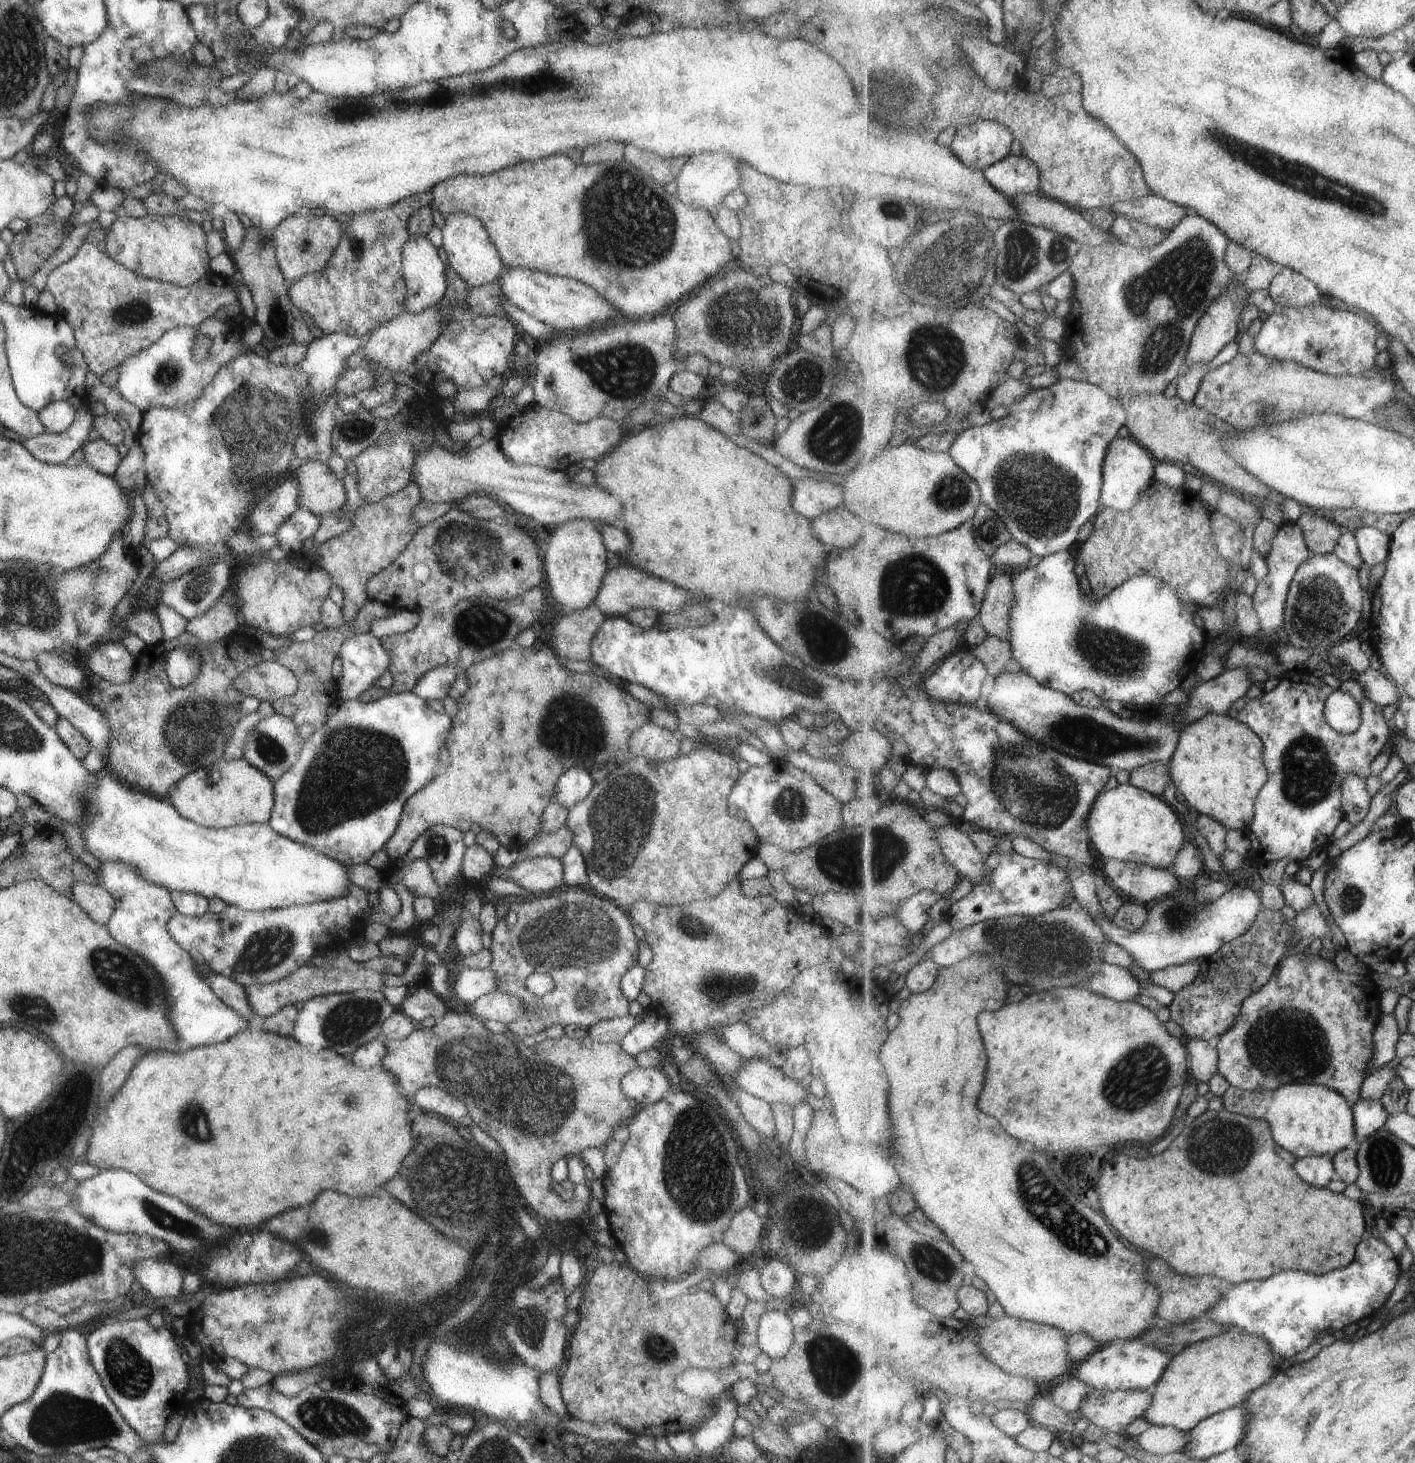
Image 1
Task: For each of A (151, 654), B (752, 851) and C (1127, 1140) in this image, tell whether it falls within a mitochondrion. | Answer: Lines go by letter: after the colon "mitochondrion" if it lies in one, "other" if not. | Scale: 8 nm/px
A: other
B: other
C: other

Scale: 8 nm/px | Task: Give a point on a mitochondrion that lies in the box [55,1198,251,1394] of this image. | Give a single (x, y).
(162, 1216)

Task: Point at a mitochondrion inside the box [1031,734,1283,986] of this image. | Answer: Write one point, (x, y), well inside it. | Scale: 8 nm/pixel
(1181, 913)

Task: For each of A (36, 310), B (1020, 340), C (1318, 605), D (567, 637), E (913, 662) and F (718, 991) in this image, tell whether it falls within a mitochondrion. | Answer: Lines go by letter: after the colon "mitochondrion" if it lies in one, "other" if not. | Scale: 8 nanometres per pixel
A: other
B: other
C: mitochondrion
D: other
E: other
F: mitochondrion

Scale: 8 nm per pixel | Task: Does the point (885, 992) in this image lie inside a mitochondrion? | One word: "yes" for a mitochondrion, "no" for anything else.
no

